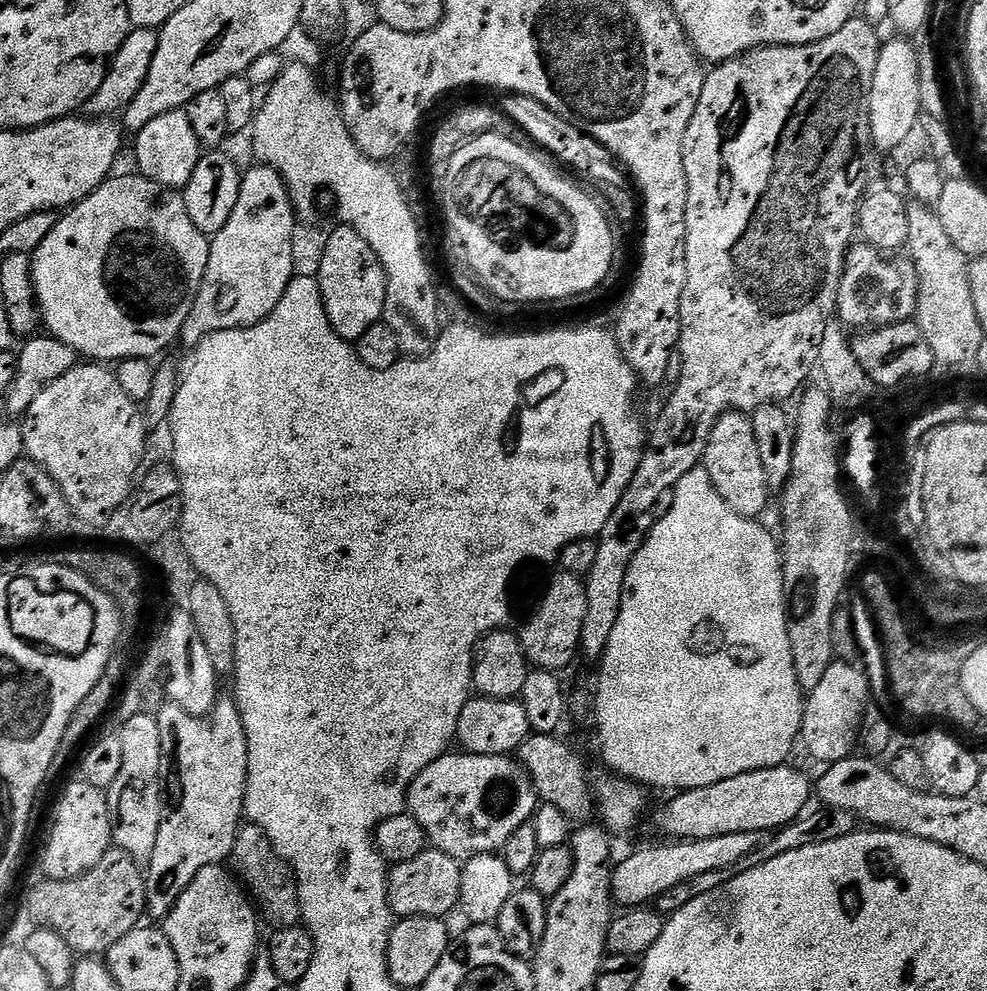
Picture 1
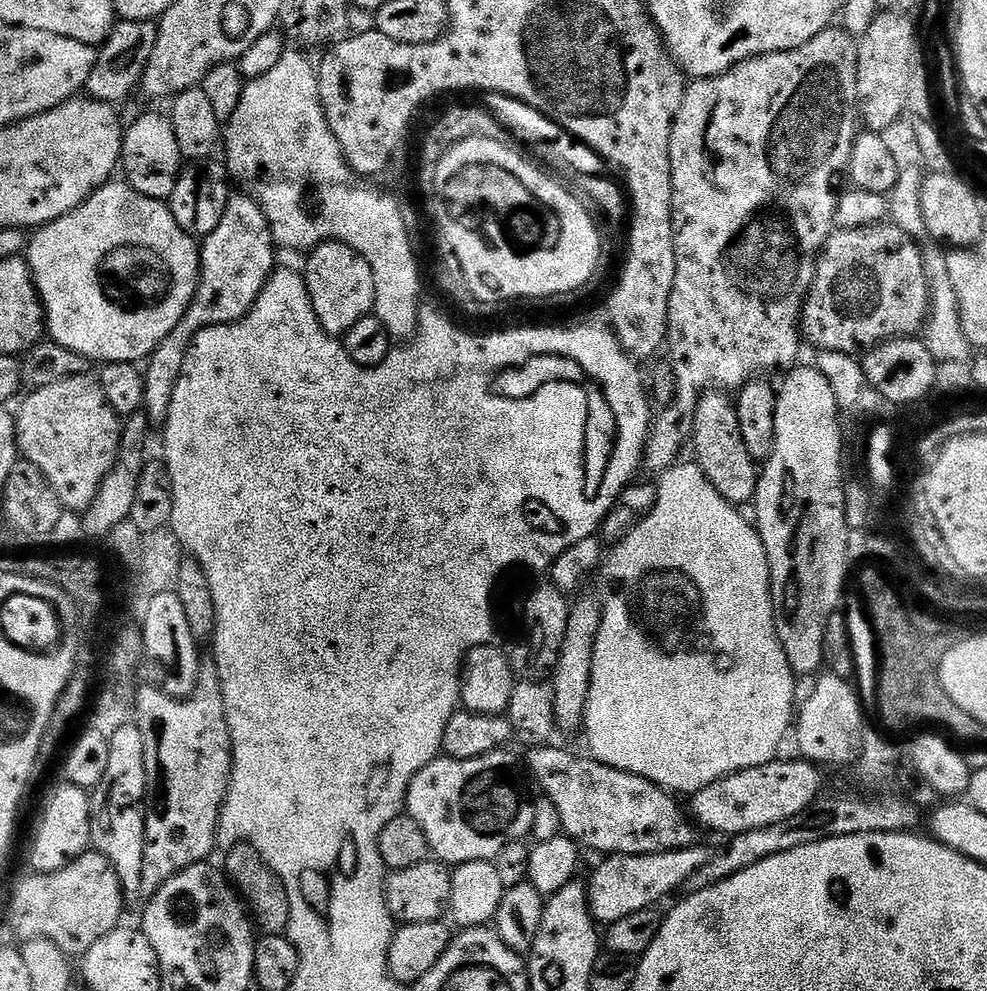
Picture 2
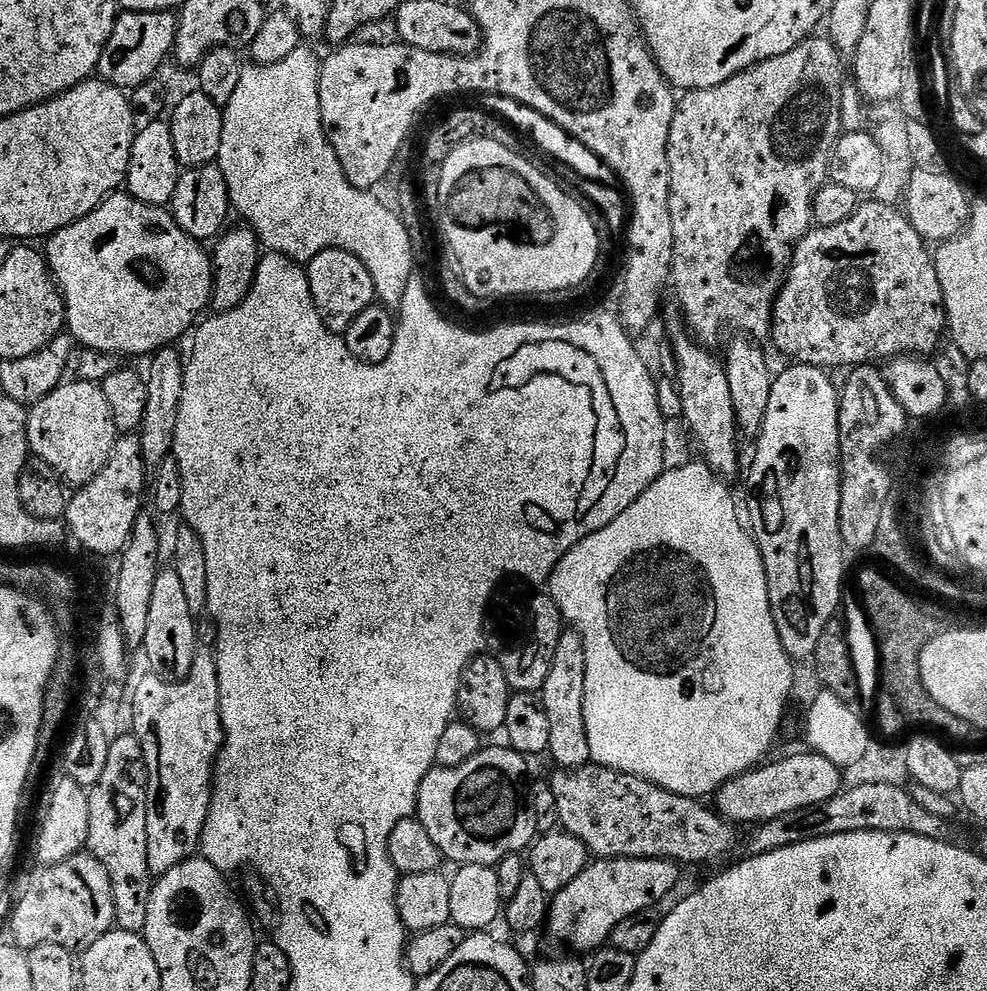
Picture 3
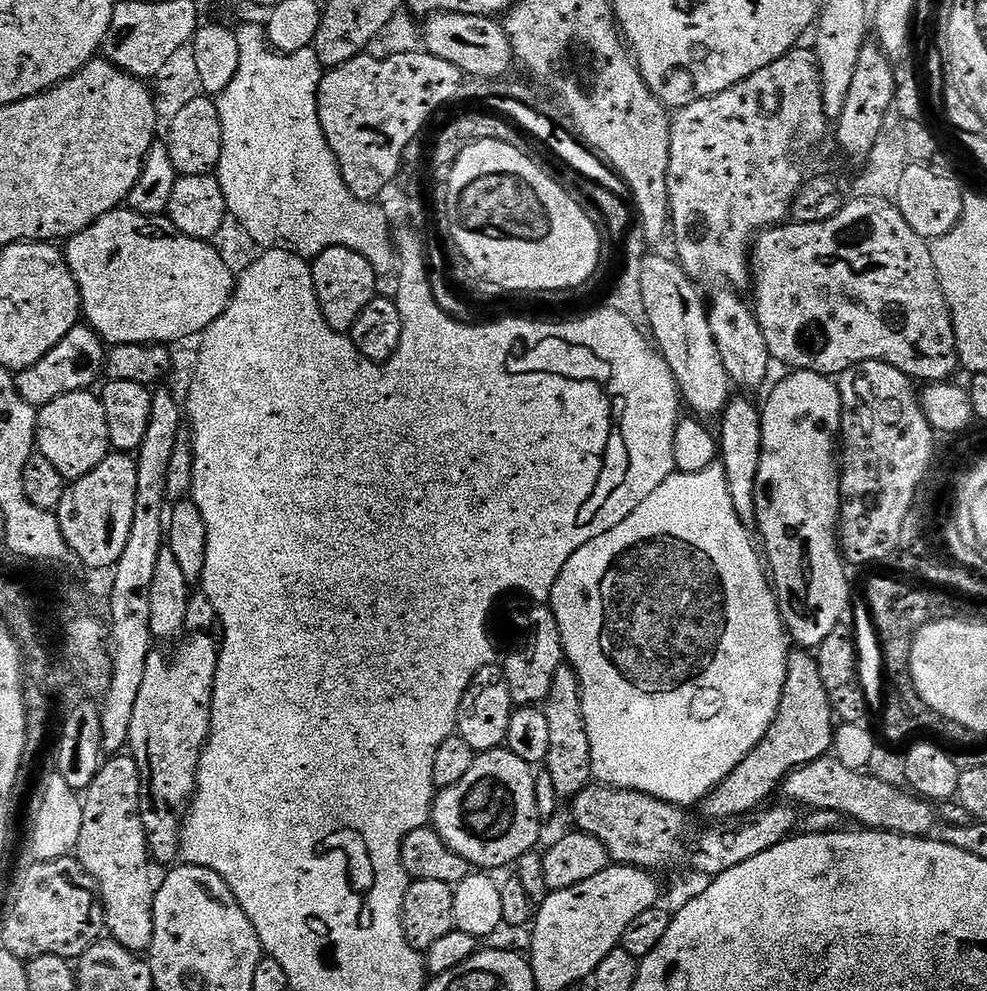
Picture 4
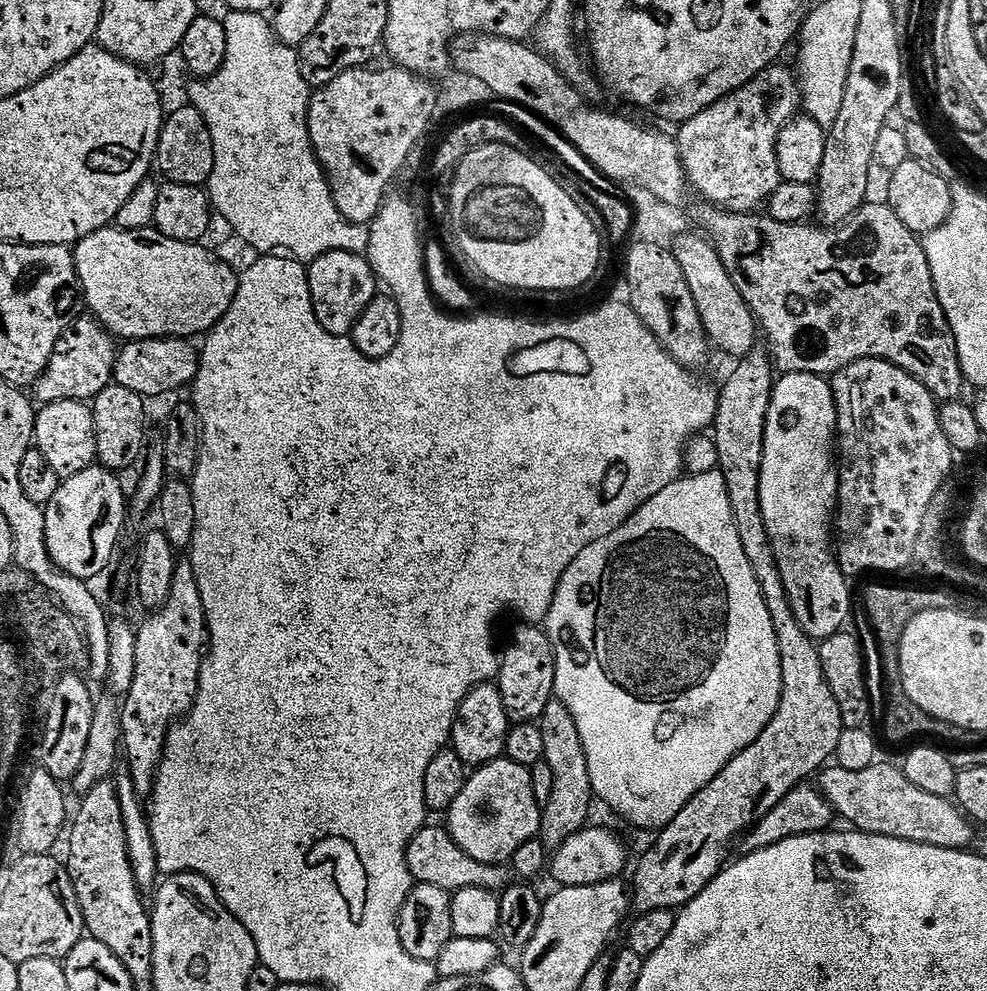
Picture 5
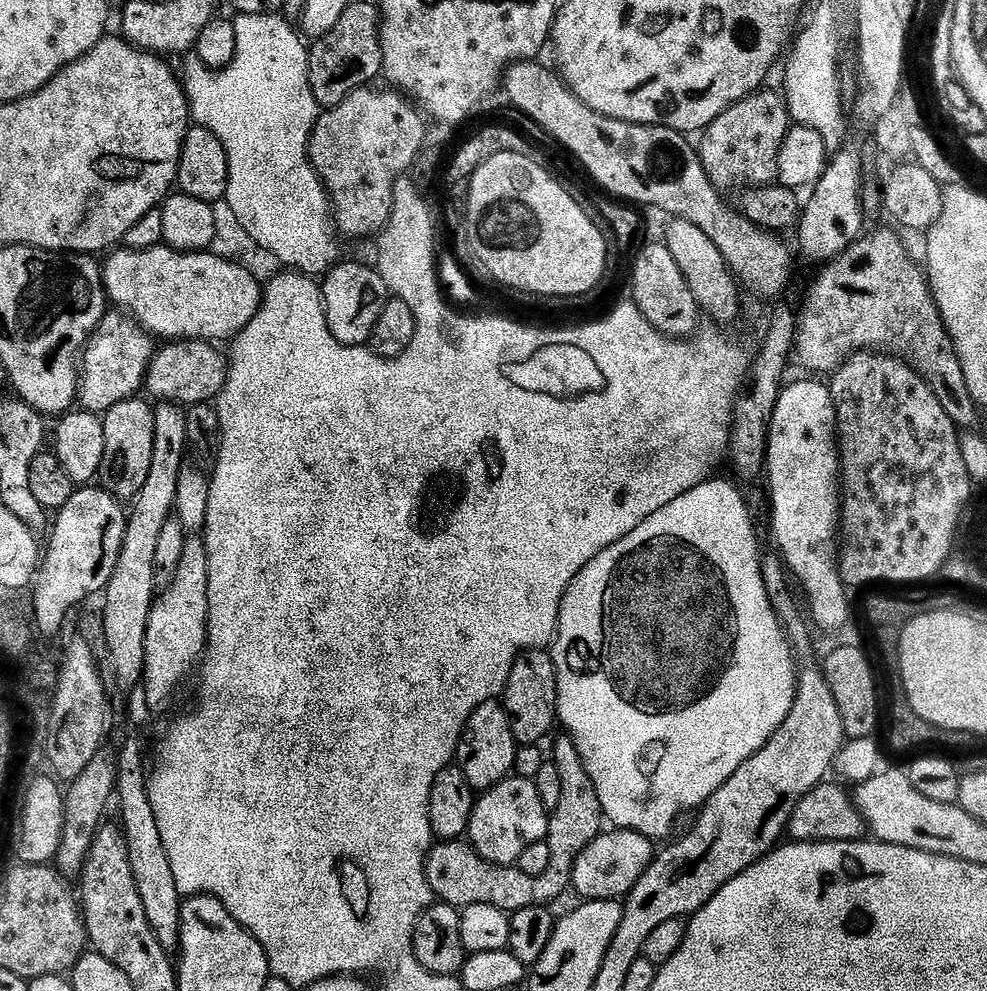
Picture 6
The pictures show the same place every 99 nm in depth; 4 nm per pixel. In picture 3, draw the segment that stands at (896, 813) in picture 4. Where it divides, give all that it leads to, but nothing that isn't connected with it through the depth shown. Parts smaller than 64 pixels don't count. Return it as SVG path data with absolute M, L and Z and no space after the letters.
M808 750L805 753L805 756L792 756L781 764L765 763L743 772L734 780L727 780L714 796L717 804L715 807L720 815L736 826L759 826L767 820L782 818L786 814L814 808L835 799L842 792L841 769L814 751Z

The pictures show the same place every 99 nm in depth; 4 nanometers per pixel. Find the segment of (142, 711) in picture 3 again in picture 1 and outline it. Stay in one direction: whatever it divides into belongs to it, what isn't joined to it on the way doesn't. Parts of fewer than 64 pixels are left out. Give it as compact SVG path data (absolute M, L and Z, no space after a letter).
M167 706L161 710L160 714L155 717L156 725L158 726L158 734L160 735L160 771L158 773L158 784L162 789L163 795L166 797L166 811L160 817L160 825L158 826L158 836L154 842L152 857L146 862L146 912L150 917L153 916L153 921L163 921L168 915L168 911L172 909L177 897L180 896L180 891L186 887L198 874L198 870L202 870L211 864L220 864L227 861L231 854L231 848L234 846L236 833L242 824L242 813L244 810L244 778L247 772L245 765L236 761L234 753L228 749L228 740L220 732L215 732L208 720L199 716L191 716L178 707Z

